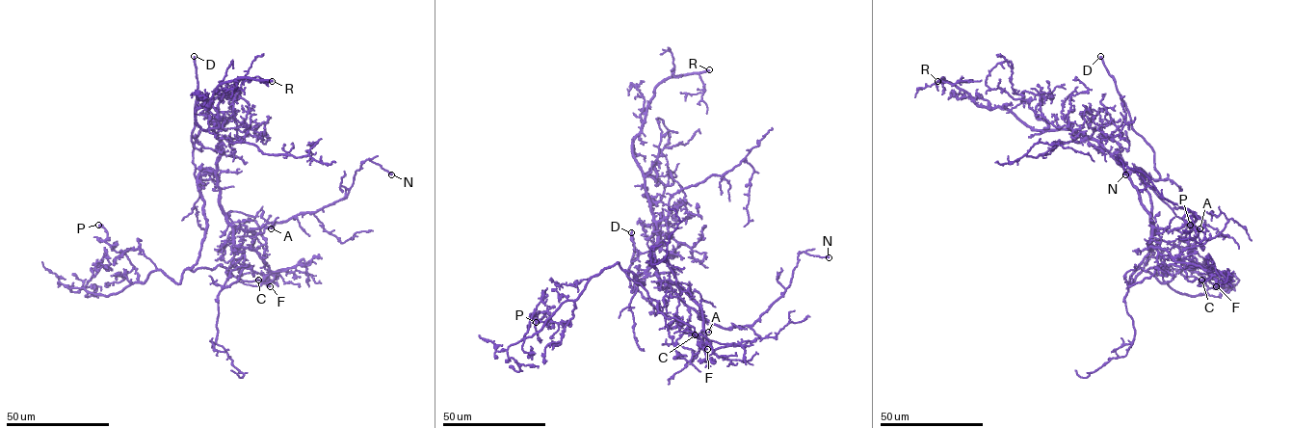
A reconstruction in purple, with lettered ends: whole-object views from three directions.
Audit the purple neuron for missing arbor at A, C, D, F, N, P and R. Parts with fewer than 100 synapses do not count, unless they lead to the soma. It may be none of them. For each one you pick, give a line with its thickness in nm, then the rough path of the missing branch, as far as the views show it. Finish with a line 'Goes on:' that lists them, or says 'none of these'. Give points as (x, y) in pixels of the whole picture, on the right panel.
D: Thickness 380 nm. Course of what is missing: (1100, 56), (1075, 17)
R: Thickness 400 nm. Course of what is missing: (937, 81), (964, 120), (993, 103), (999, 109)
Goes on: D, R

